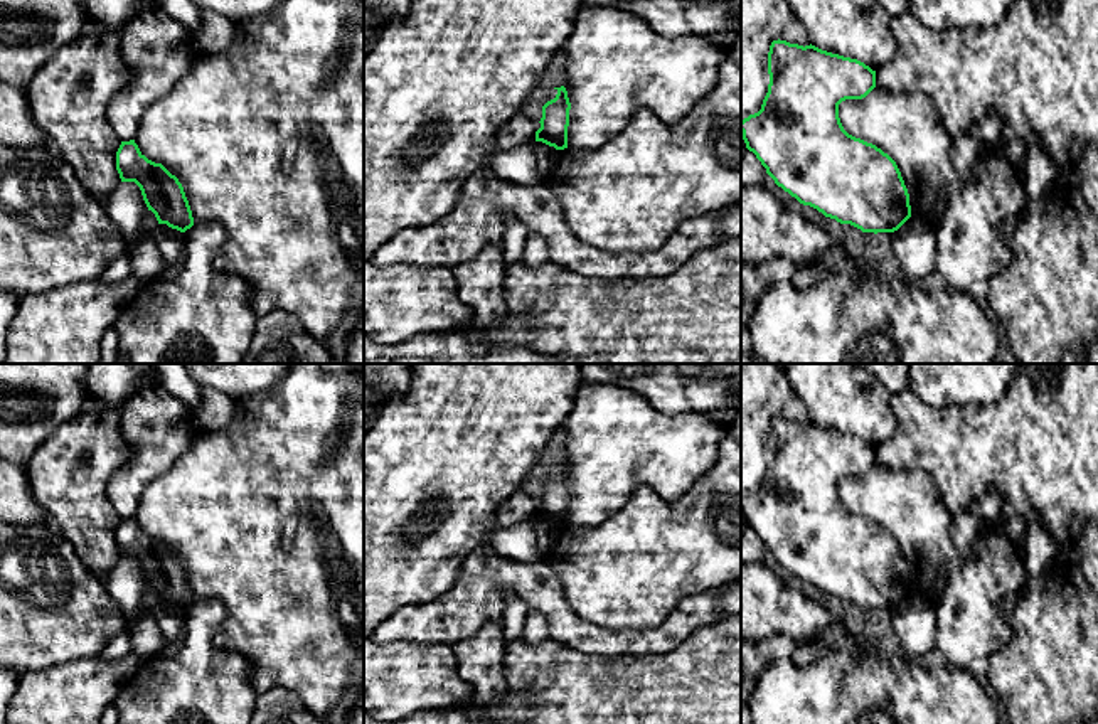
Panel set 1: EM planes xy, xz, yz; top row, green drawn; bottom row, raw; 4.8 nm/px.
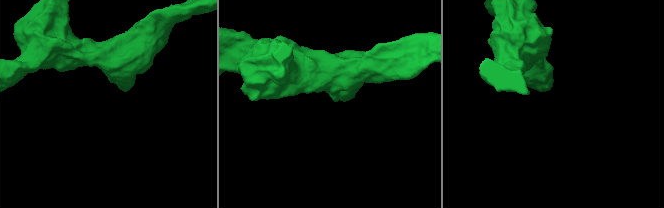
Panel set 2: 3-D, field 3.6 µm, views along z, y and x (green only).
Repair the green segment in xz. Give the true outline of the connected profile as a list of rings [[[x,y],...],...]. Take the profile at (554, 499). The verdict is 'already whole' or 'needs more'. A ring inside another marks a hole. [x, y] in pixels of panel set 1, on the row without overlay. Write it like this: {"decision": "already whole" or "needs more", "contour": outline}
{"decision": "already whole", "contour": [[[564,463],[554,466],[557,468],[556,475],[542,483],[541,505],[536,508],[536,519],[564,527],[568,525],[571,480]]]}

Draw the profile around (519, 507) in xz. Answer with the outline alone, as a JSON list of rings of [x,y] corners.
[[[517,490],[497,508],[497,529],[507,529],[536,517],[536,500]]]

